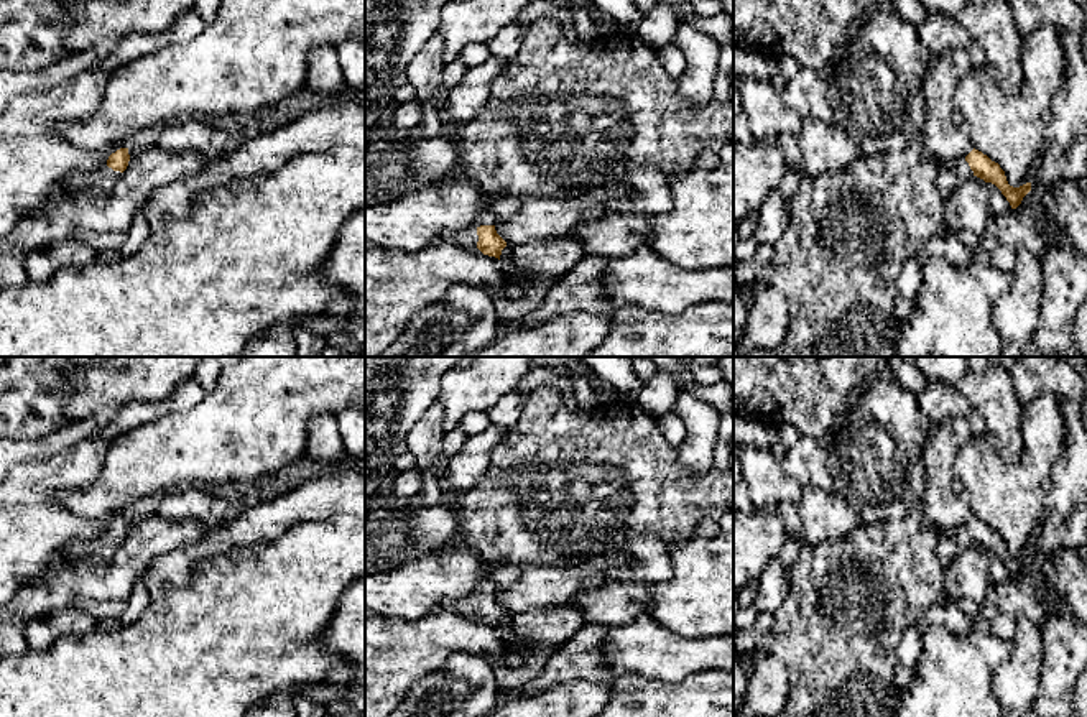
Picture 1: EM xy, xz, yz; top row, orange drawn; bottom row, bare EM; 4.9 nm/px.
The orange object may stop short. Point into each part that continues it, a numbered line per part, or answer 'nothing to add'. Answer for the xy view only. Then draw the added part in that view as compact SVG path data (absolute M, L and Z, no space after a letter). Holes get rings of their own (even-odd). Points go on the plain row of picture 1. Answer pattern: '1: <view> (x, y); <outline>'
1: xy (101, 548); M112 536L95 538L95 539L76 539L66 546L62 556L66 564L76 566L82 561L105 561L110 559L117 548L122 544L120 539Z

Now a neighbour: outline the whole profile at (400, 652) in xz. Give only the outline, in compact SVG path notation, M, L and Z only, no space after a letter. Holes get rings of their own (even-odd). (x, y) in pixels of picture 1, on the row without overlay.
M442 610L414 620L372 617L365 622L365 717L388 717L416 682L457 651L500 658L516 651L498 627Z

